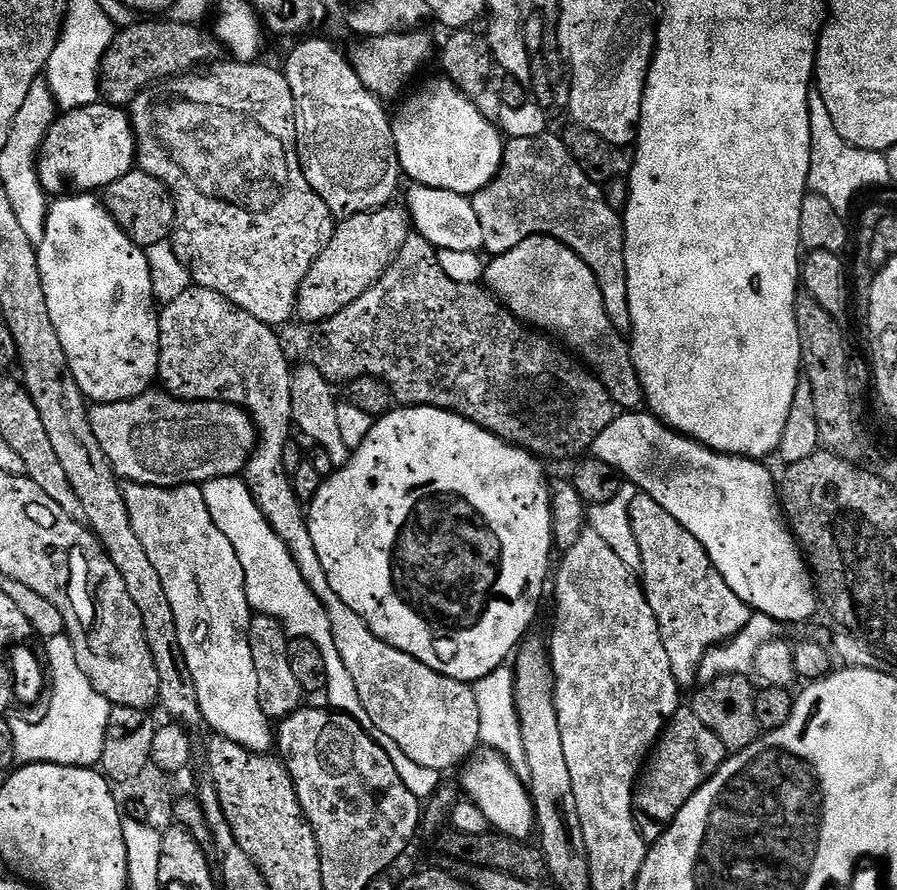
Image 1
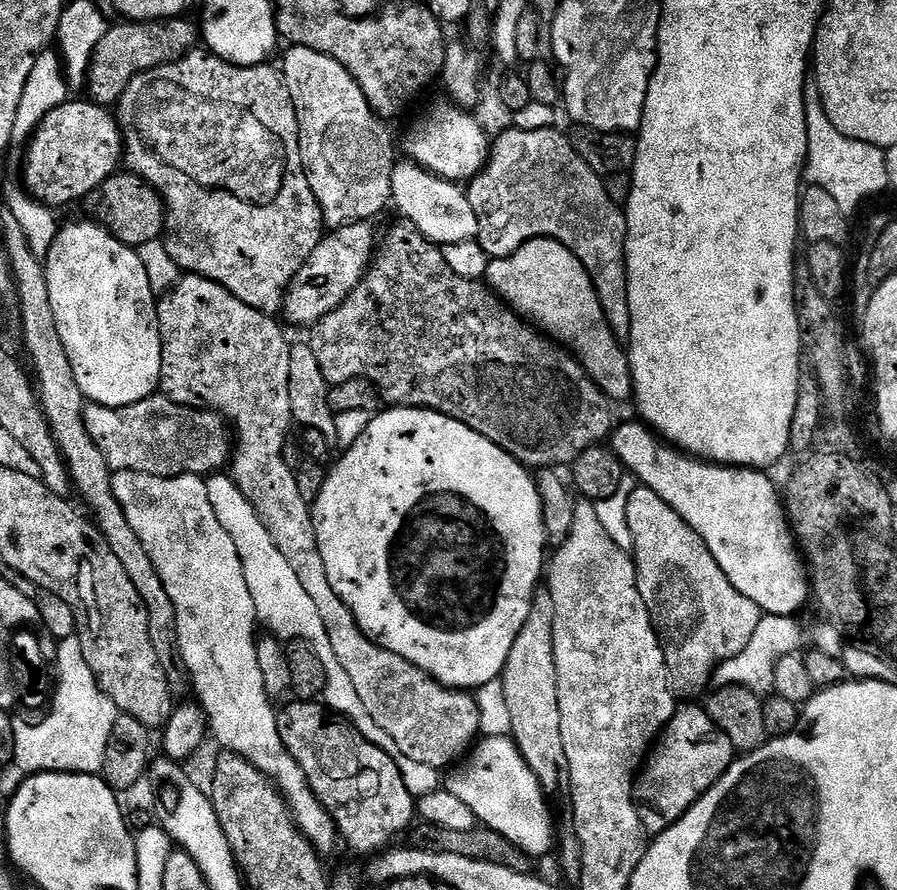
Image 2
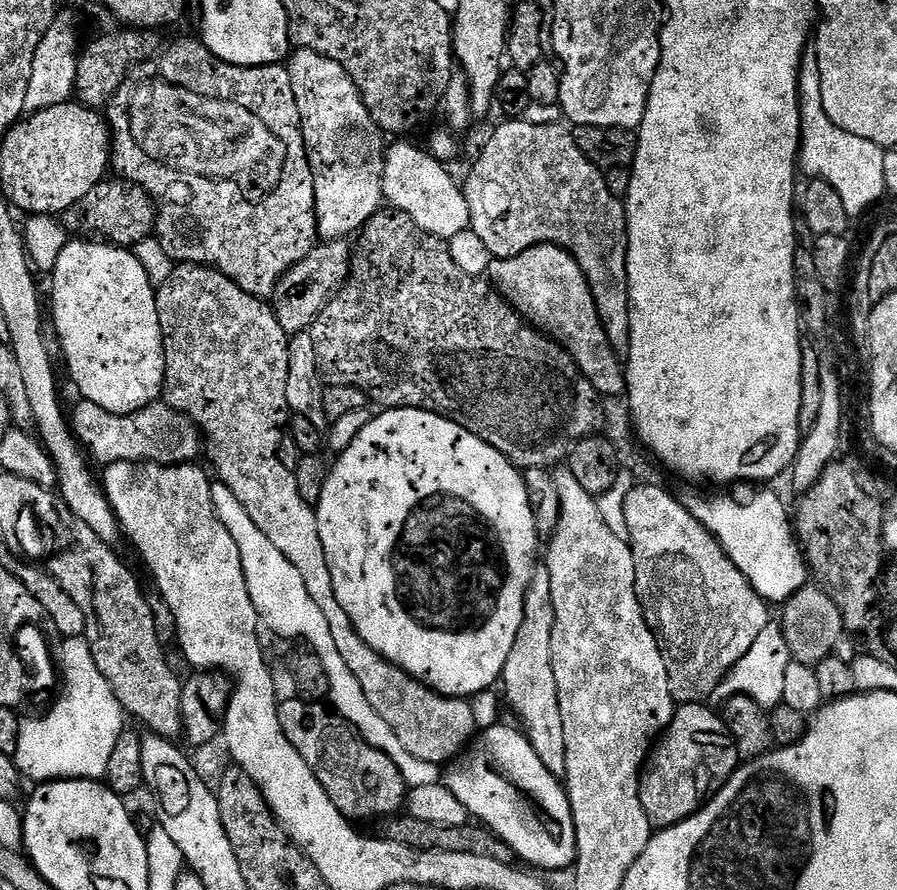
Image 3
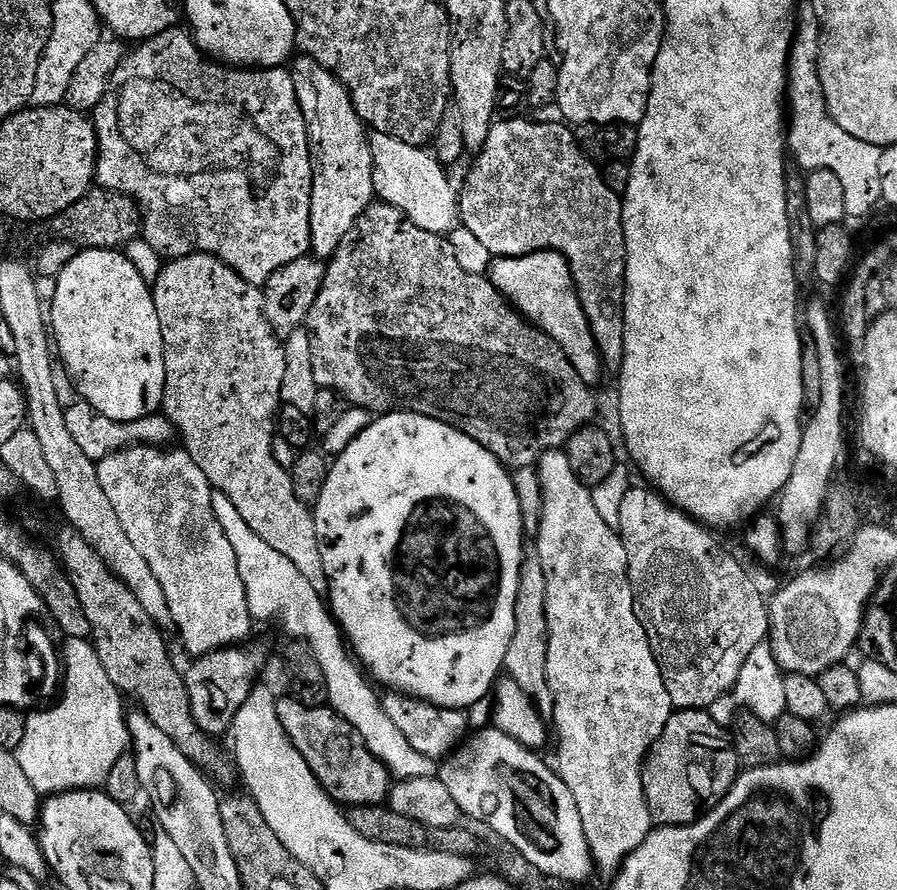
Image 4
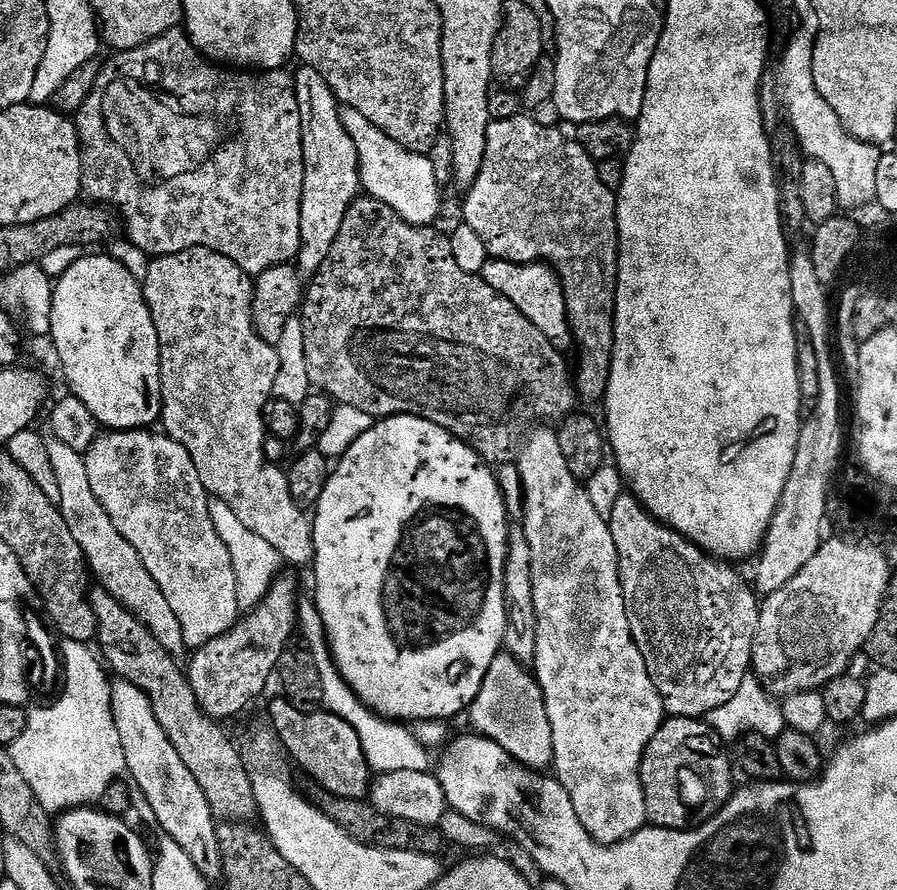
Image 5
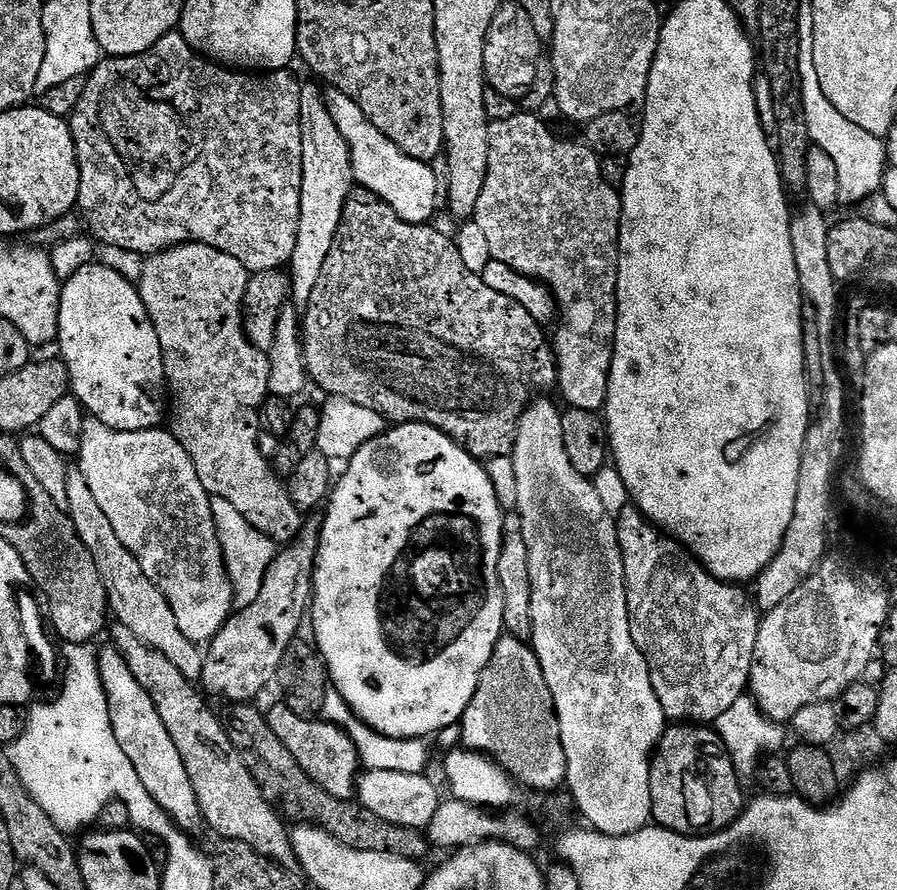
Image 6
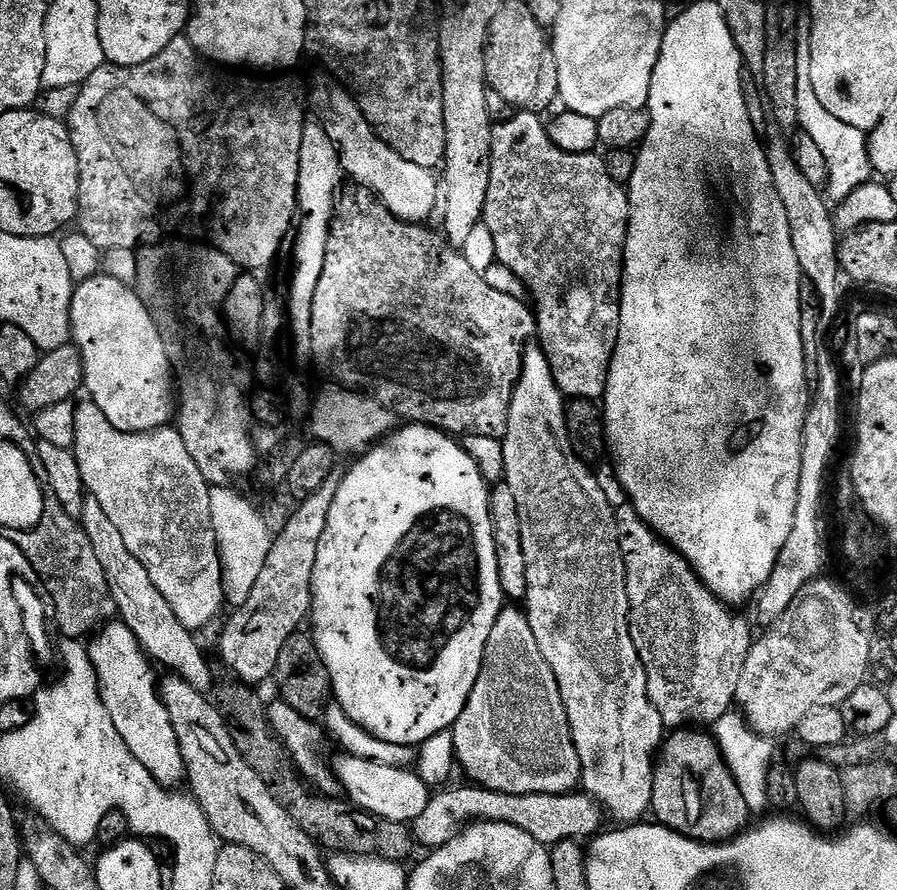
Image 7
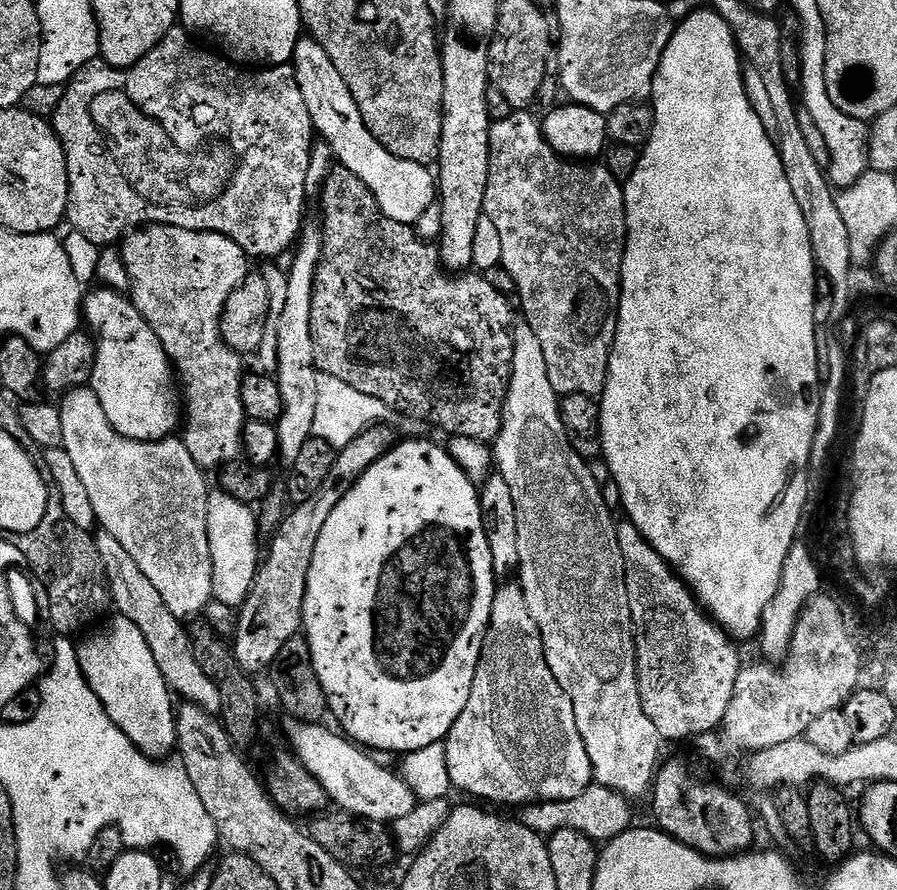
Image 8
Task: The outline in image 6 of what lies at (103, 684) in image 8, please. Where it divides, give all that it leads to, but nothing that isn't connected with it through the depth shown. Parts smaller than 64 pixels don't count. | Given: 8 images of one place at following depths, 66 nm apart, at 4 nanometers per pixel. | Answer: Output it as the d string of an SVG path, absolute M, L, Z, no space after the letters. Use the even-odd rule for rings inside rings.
M114 646L99 649L98 663L100 677L108 695L110 706L110 722L114 726L114 734L118 738L118 746L126 750L126 758L138 770L138 778L142 778L142 786L162 806L162 810L172 819L179 831L192 834L205 827L204 814L200 802L194 792L190 774L186 774L186 766L182 762L182 754L178 754L178 746L174 746L174 738L166 730L150 694L138 682L138 678L130 672L126 658Z

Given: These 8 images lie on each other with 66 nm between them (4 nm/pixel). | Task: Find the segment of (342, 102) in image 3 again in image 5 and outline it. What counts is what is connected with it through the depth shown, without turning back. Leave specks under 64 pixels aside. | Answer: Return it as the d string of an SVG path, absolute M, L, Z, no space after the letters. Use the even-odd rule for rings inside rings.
M307 66L295 73L298 106L302 114L302 138L304 139L304 194L302 196L302 242L298 267L301 273L315 274L326 262L346 212L361 195L360 154L354 138L344 125L342 105L334 90L318 74Z

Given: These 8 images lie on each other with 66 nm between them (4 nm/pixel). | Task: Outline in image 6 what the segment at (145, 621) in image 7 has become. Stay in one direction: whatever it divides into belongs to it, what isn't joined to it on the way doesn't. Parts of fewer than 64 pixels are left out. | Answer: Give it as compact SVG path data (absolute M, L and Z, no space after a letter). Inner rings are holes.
M72 466L68 469L66 484L68 516L74 522L74 529L78 532L78 537L85 543L86 550L93 555L94 563L98 568L98 574L108 591L108 607L116 614L119 623L126 625L134 634L154 650L166 654L186 678L196 682L204 674L204 652L197 645L182 634L181 627L178 626L178 618L174 618L174 610L170 602L158 590L156 583L150 579L142 570L138 558L122 544L122 538L114 534L114 526L110 526L110 518L106 518L106 513L102 511L102 506L98 506L94 494L90 491L90 485L86 482L79 467Z

